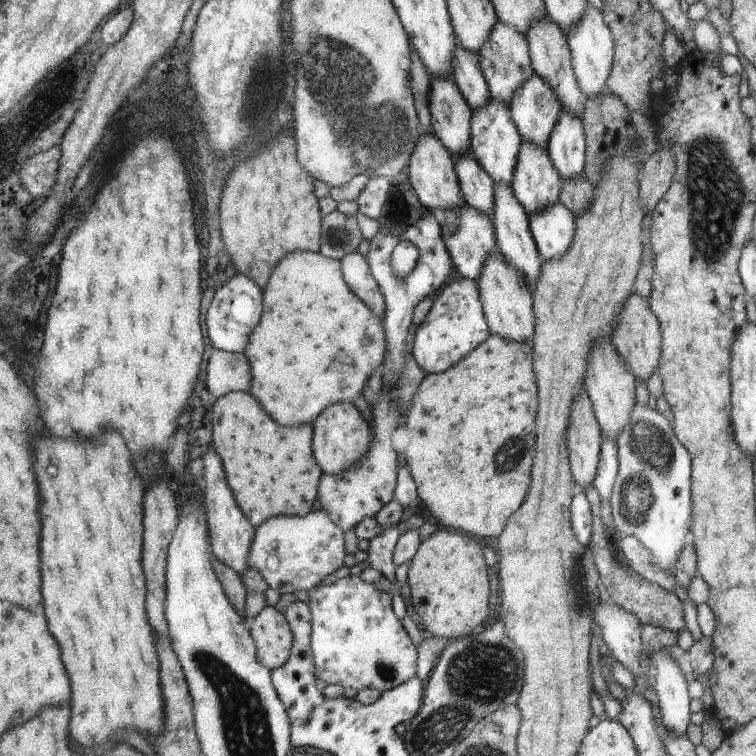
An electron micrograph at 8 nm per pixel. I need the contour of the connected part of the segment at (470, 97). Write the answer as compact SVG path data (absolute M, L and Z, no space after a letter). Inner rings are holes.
M462 45L455 48L451 76L472 111L490 99L487 82L479 65L479 56L464 49Z

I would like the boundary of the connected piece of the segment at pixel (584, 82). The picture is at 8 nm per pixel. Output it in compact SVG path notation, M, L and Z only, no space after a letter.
M588 3L587 11L566 35L571 49L571 64L574 66L576 80L582 93L590 98L603 95L607 92L607 78L611 74L615 51L614 34L603 13L592 3Z

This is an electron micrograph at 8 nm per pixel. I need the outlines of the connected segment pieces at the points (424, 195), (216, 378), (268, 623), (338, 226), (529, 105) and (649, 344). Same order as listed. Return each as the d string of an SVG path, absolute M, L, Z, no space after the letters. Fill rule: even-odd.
M432 133L421 134L420 144L412 154L412 164L408 164L409 181L414 187L419 201L430 210L446 210L464 203L462 189L459 187L458 173L455 171L455 158L445 147L443 141Z
M214 349L207 364L206 382L215 399L234 391L249 392L251 380L251 363L244 353Z
M266 605L249 621L260 664L269 670L279 669L288 660L293 636L285 614Z
M336 210L324 215L319 253L340 261L347 254L356 253L362 239L355 215L345 215Z
M539 75L527 80L520 88L520 96L509 104L511 116L523 140L546 149L563 106L552 87Z
M634 292L628 295L626 303L619 310L619 319L616 319L615 330L611 332L610 341L636 379L646 381L654 373L659 365L660 351L662 351L661 332L658 319L644 297Z

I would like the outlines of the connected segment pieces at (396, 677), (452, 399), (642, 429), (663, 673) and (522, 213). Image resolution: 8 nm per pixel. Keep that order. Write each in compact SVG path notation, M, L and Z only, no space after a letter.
M359 576L334 580L331 586L309 591L307 603L312 612L311 648L315 656L316 676L326 684L339 684L354 690L394 690L416 676L416 648L410 636L398 626L392 612L392 594L376 590Z
M498 335L489 336L486 342L482 343L470 352L463 359L460 359L454 367L440 374L428 373L419 384L410 412L406 421L406 428L410 430L410 444L406 446L406 464L414 482L417 486L421 507L426 516L435 522L440 522L450 528L456 528L457 531L468 532L474 536L484 538L498 538L503 534L504 527L507 526L506 520L509 520L523 503L526 502L526 496L530 492L530 468L534 464L534 420L536 420L536 406L538 406L538 392L536 392L536 374L532 370L532 346L528 342L506 340Z
M636 403L631 410L629 423L615 438L619 459L619 474L615 478L615 486L609 502L612 509L614 526L624 536L636 536L652 553L653 562L666 572L674 570L682 550L690 541L692 499L691 499L691 455L676 438L673 425L666 416L656 409Z
M662 650L653 653L650 660L656 665L654 688L660 708L659 721L669 735L683 737L692 714L689 707L692 698L687 691L689 680Z
M494 183L495 191L495 220L496 240L499 240L499 247L505 260L514 265L520 272L523 272L525 279L530 282L542 274L542 262L538 253L538 245L531 235L530 215L516 200L515 192L510 185L504 183Z

